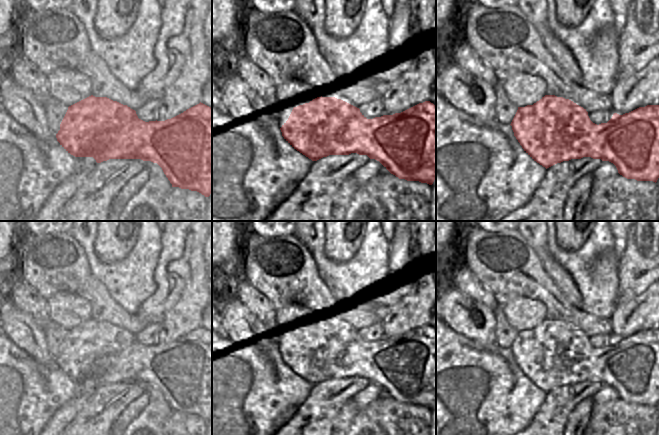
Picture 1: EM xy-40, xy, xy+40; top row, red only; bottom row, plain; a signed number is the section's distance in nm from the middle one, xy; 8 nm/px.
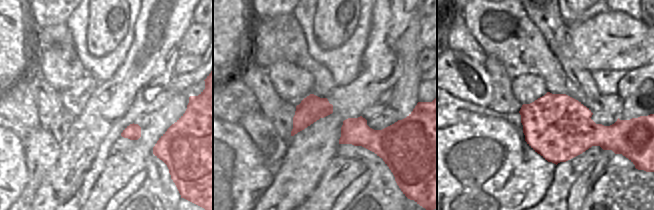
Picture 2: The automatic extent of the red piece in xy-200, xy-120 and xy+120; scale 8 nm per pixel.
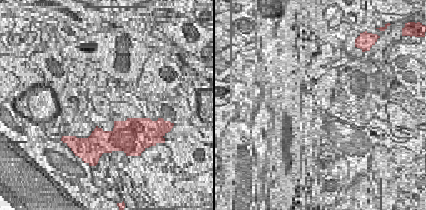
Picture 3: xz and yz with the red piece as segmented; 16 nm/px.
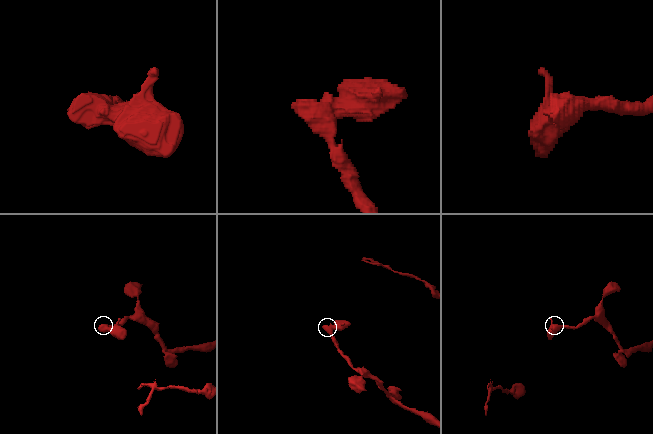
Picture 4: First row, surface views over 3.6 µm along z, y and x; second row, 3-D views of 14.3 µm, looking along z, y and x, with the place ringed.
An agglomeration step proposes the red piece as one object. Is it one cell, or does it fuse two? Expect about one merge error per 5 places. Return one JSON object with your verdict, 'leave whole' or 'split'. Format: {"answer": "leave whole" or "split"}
{"answer": "leave whole"}

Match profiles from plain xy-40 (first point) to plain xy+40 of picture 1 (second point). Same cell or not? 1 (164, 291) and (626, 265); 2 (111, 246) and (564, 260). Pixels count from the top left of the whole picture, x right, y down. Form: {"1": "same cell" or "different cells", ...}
{"1": "same cell", "2": "different cells"}

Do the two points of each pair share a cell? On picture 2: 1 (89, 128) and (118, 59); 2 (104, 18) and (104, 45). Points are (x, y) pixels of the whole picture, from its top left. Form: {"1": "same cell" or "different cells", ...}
{"1": "different cells", "2": "same cell"}

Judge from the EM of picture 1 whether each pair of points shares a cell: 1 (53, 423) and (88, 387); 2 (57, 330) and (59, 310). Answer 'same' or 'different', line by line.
1: same
2: different

